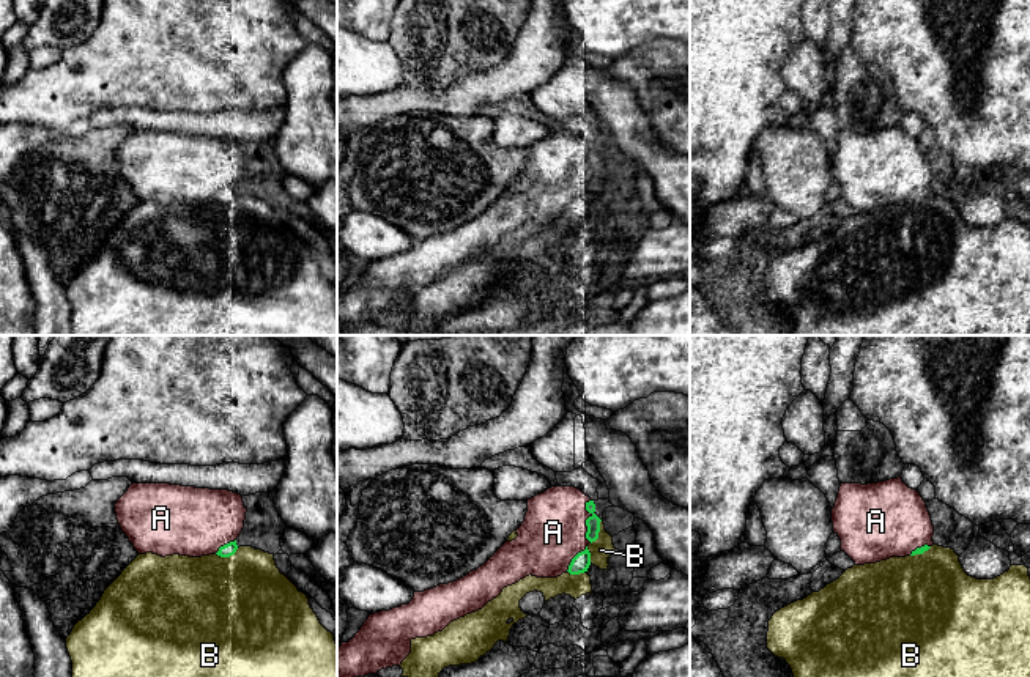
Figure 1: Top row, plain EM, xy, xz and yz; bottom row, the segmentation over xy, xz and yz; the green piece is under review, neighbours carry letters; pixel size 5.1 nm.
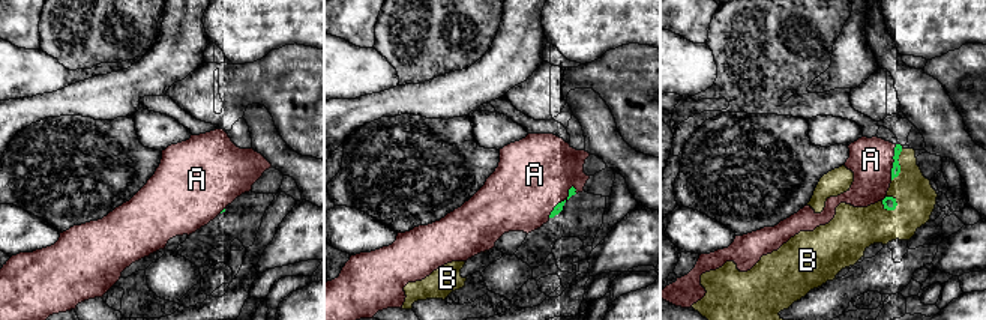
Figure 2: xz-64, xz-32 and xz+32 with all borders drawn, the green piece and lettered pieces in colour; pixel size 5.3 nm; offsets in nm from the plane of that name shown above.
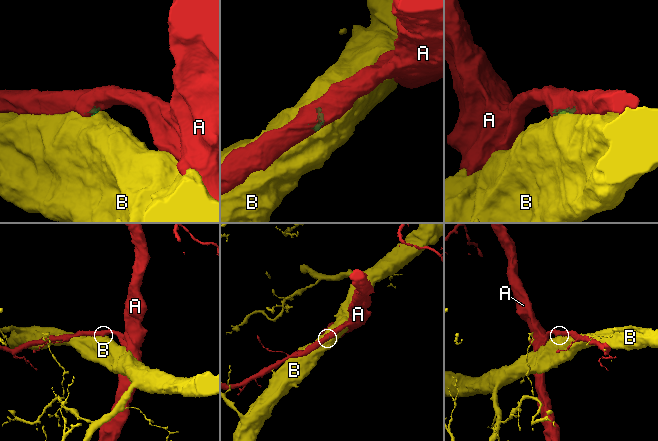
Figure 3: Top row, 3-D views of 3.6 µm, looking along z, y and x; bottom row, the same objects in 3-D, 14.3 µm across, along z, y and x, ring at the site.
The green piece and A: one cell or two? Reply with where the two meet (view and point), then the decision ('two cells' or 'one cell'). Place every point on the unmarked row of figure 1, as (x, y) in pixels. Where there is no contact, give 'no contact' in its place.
xz (586, 169) | one cell

